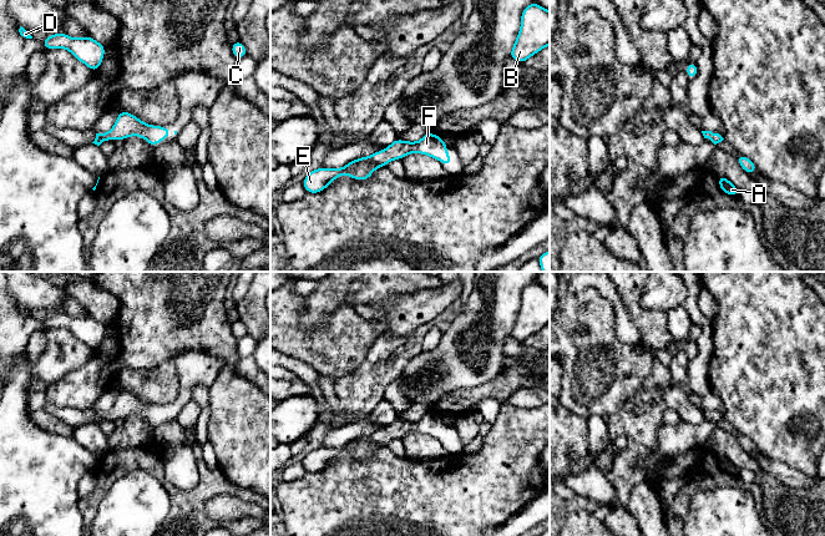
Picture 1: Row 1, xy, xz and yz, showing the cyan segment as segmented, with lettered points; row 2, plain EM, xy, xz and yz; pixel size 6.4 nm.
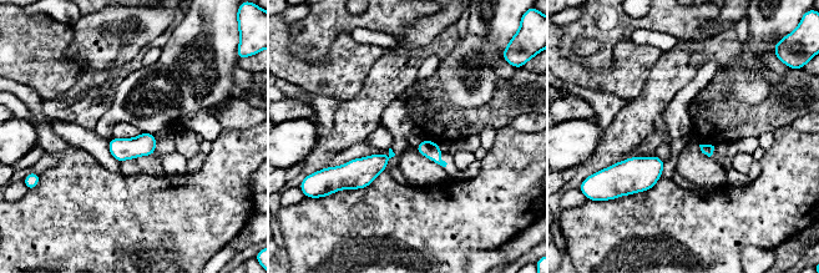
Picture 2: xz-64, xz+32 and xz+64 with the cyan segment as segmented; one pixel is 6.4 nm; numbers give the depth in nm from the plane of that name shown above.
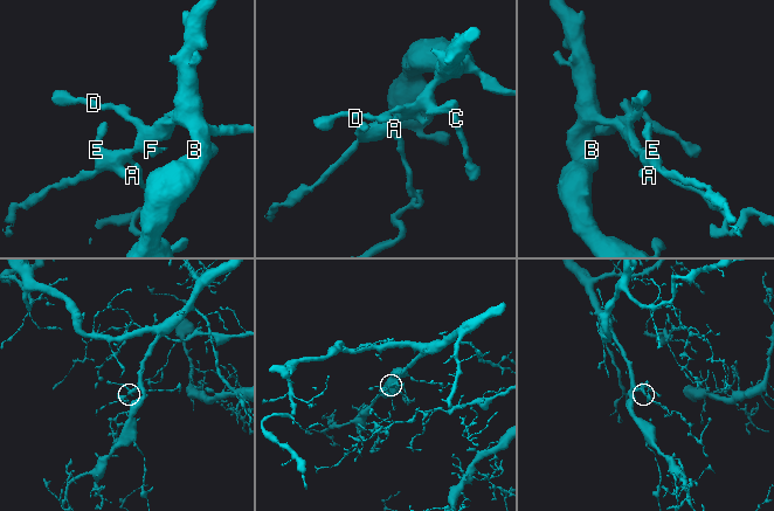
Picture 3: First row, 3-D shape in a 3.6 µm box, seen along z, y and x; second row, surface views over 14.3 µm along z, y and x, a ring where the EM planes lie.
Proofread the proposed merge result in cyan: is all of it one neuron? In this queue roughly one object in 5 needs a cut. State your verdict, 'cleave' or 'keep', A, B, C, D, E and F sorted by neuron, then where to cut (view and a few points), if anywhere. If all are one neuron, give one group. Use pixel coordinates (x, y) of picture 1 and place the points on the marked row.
keep | A B C D E F | no cut

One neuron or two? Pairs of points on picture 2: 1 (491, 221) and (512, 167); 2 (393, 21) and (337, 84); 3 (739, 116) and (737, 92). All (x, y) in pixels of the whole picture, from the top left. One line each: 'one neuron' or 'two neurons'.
1: one neuron
2: two neurons
3: two neurons

